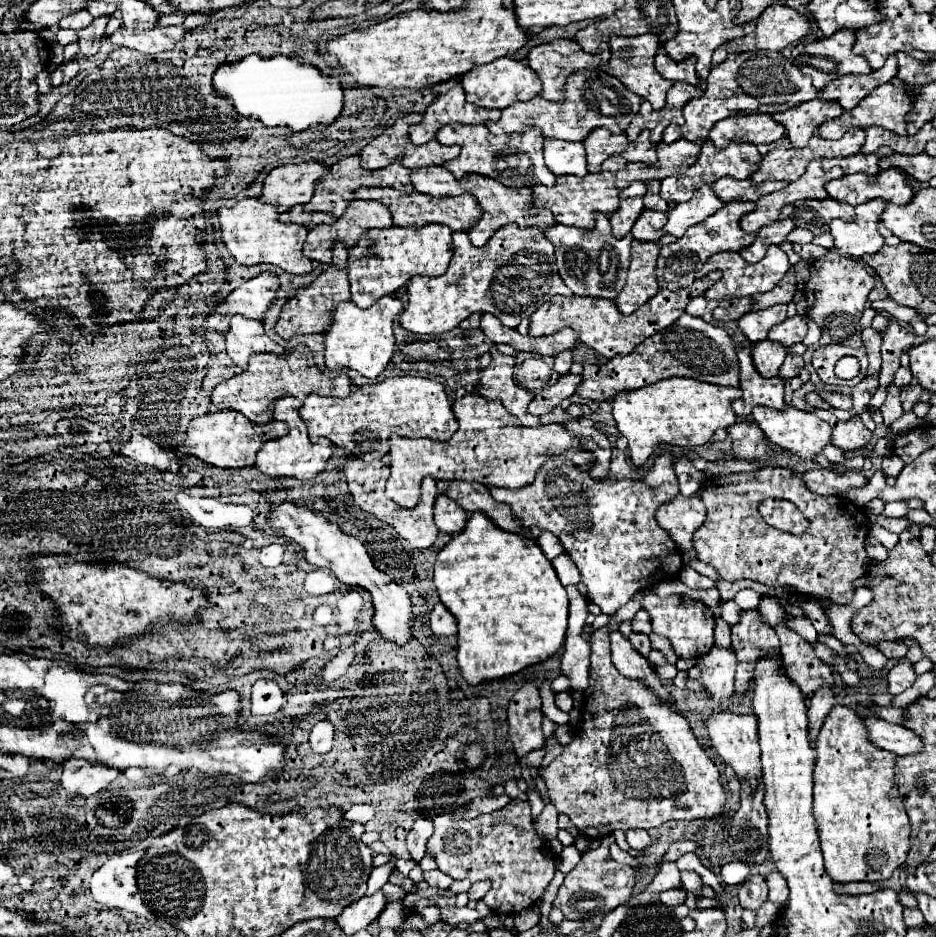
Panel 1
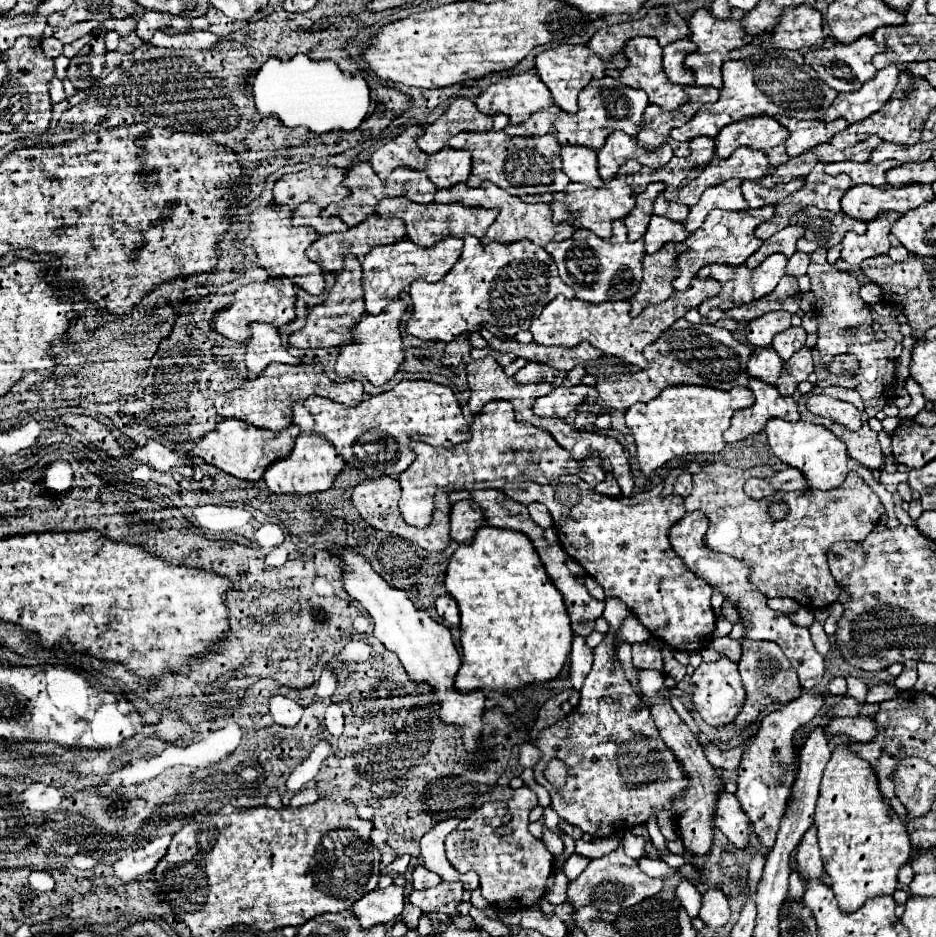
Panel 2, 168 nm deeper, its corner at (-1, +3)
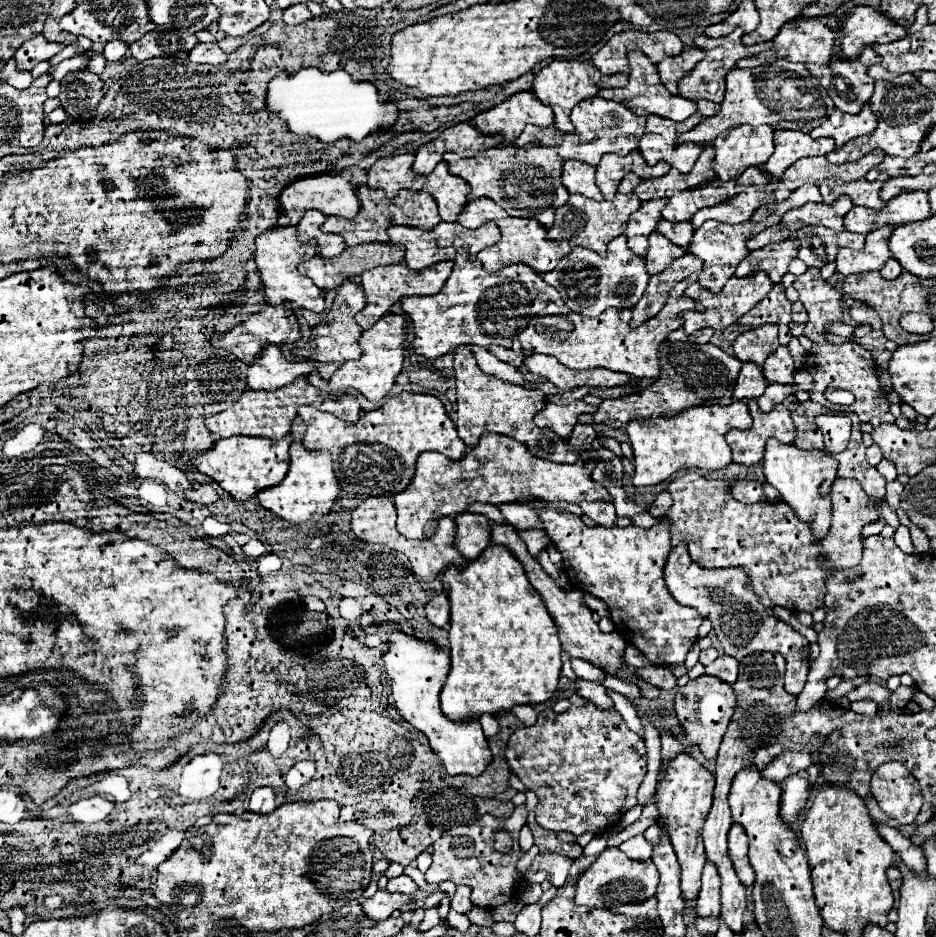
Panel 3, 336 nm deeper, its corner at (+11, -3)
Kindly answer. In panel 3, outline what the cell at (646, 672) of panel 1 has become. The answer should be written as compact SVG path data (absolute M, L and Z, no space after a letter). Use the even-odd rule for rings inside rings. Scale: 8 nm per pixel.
M678 753L674 759L666 763L666 769L662 773L662 779L654 795L658 813L664 819L664 829L668 833L668 839L682 865L680 879L682 879L682 895L686 899L696 899L696 893L700 891L700 875L706 863L700 829L708 817L708 809L712 807L714 783L716 783L714 775L706 767L702 767L692 755Z

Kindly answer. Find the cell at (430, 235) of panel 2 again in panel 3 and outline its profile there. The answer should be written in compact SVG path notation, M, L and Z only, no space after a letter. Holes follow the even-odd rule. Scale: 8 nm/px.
M440 221L440 225L436 225L434 229L430 231L424 231L424 229L416 229L416 227L408 227L408 225L390 225L386 229L388 237L392 243L402 243L406 247L406 255L404 255L404 261L410 269L424 269L432 263L438 263L438 261L452 261L454 255L456 255L456 249L458 247L464 247L468 249L470 247L470 259L476 257L476 253L488 245L494 245L496 241L500 241L500 231L498 231L498 225L488 221L484 223L482 227L478 229L466 229L462 227L460 223L446 223L446 221Z

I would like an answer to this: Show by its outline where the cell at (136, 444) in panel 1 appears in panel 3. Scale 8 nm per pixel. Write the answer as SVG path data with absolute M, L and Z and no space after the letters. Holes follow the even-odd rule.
M142 452L136 455L134 473L141 479L155 479L168 485L174 492L192 488L186 473L175 465L158 460L154 454Z

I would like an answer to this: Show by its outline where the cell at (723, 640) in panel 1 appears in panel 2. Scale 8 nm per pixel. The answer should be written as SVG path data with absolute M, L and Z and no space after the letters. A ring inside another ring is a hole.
M718 637L718 639L714 639L712 643L714 643L716 651L724 653L724 655L726 655L728 659L732 659L734 663L740 661L740 655L742 655L742 651L740 651L740 641L734 641L734 639L730 639L730 637Z

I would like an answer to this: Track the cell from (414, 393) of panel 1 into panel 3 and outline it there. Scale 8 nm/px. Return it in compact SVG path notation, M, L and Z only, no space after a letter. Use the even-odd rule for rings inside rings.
M394 395L376 411L362 411L356 423L346 423L332 413L322 413L314 407L300 407L298 415L306 423L304 447L330 451L340 487L354 495L370 497L400 493L412 479L416 457L424 451L438 451L450 459L460 459L468 451L466 443L460 441L456 433L454 421L446 415L442 401L434 395Z

